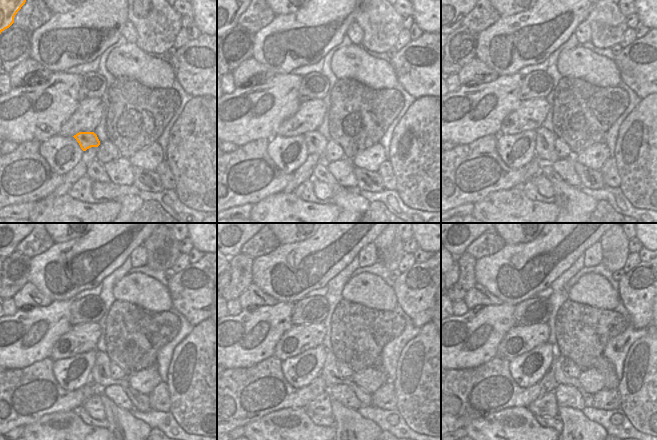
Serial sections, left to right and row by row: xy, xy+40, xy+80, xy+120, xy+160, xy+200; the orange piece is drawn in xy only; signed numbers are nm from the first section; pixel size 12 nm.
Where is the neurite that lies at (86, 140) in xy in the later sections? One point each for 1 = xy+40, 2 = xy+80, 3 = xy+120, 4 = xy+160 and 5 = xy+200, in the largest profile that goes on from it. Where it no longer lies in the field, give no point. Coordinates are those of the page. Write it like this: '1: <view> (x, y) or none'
1: xy+40 (316, 143)
2: xy+80 (545, 139)
3: xy+120 (100, 375)
4: xy+160 (329, 373)
5: xy+200 (560, 377)

